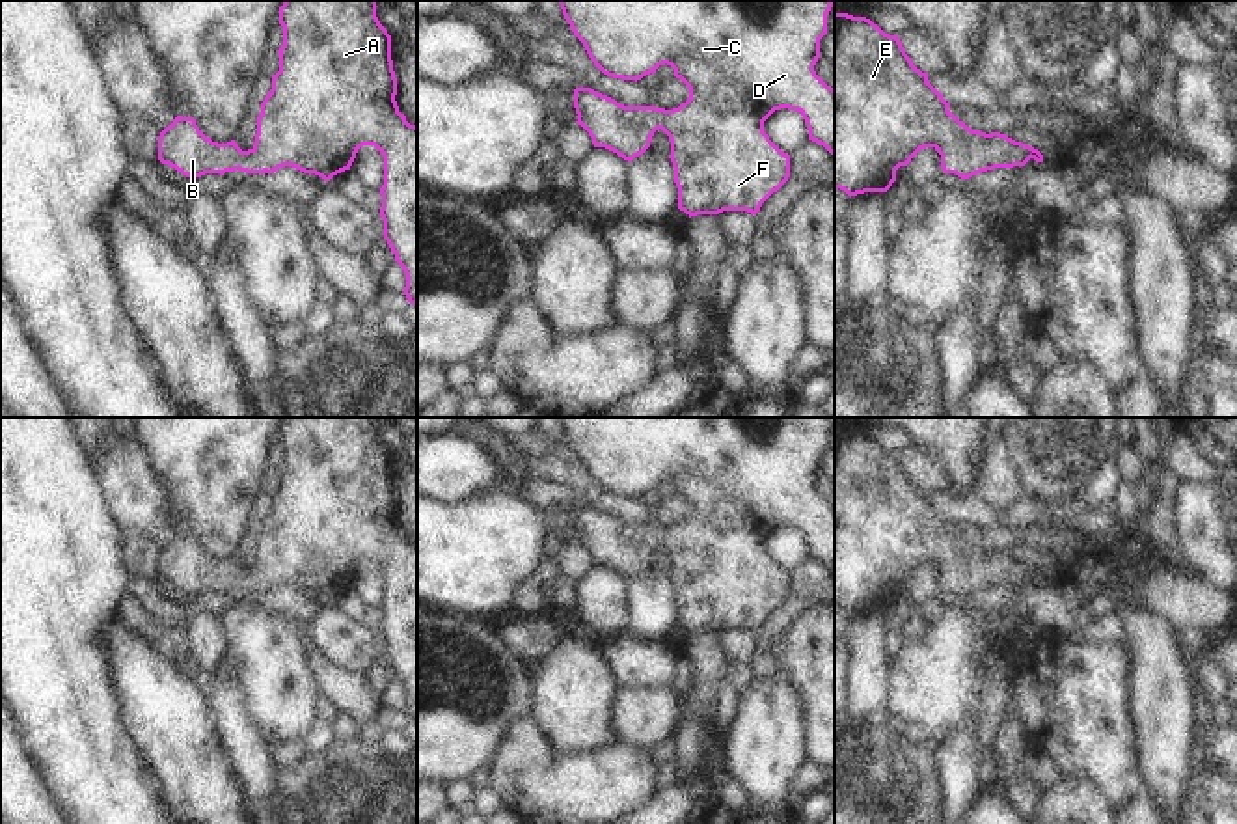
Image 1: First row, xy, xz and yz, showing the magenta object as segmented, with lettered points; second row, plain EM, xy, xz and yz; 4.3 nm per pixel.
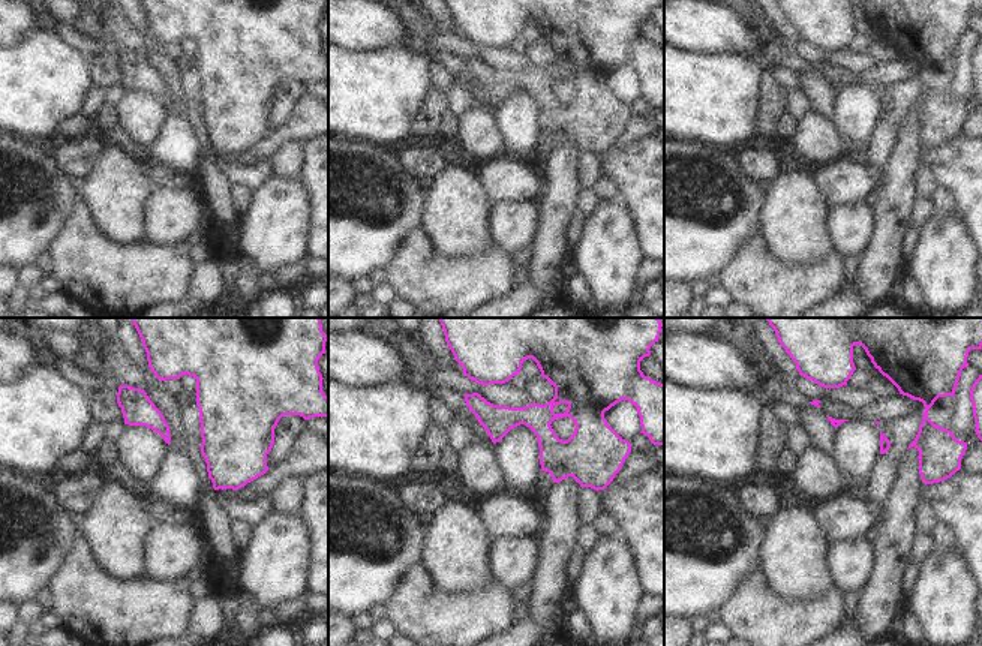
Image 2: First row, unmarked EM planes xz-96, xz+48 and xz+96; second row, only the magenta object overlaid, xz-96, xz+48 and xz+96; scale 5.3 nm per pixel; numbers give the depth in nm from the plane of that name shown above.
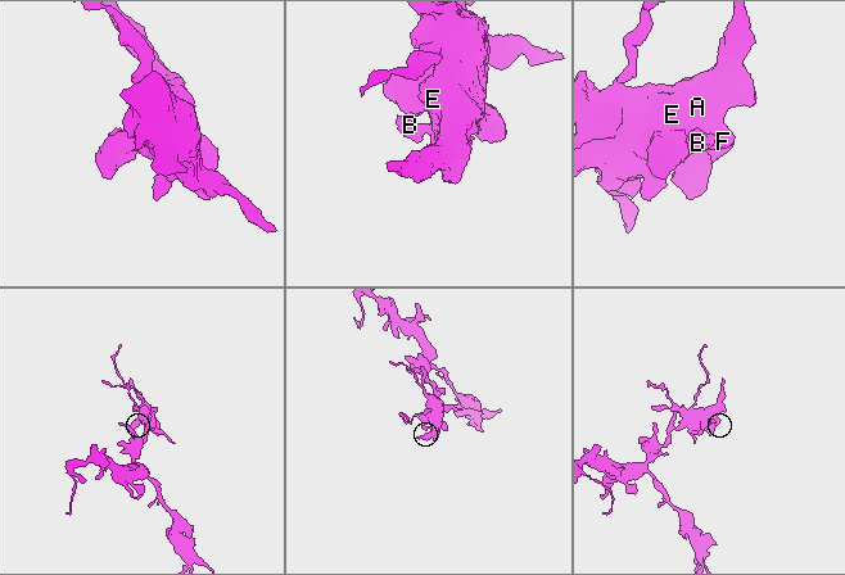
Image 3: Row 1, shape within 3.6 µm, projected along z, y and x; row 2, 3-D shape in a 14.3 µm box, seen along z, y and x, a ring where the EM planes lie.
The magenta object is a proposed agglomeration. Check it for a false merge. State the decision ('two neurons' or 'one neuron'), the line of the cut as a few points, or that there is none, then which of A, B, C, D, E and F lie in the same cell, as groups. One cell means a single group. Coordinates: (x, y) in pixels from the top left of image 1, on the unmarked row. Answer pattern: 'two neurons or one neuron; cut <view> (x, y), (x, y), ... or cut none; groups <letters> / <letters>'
one neuron; cut none; groups A B C D E F

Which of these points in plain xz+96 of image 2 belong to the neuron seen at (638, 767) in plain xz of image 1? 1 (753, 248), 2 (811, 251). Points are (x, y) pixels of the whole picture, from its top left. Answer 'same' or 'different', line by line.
1: same
2: different

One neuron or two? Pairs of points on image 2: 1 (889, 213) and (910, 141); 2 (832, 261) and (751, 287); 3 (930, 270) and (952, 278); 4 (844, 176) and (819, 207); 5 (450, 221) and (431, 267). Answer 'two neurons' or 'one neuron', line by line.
1: one neuron
2: one neuron
3: one neuron
4: two neurons
5: two neurons

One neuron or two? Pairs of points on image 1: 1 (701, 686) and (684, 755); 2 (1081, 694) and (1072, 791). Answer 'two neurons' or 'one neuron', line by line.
1: one neuron
2: two neurons

